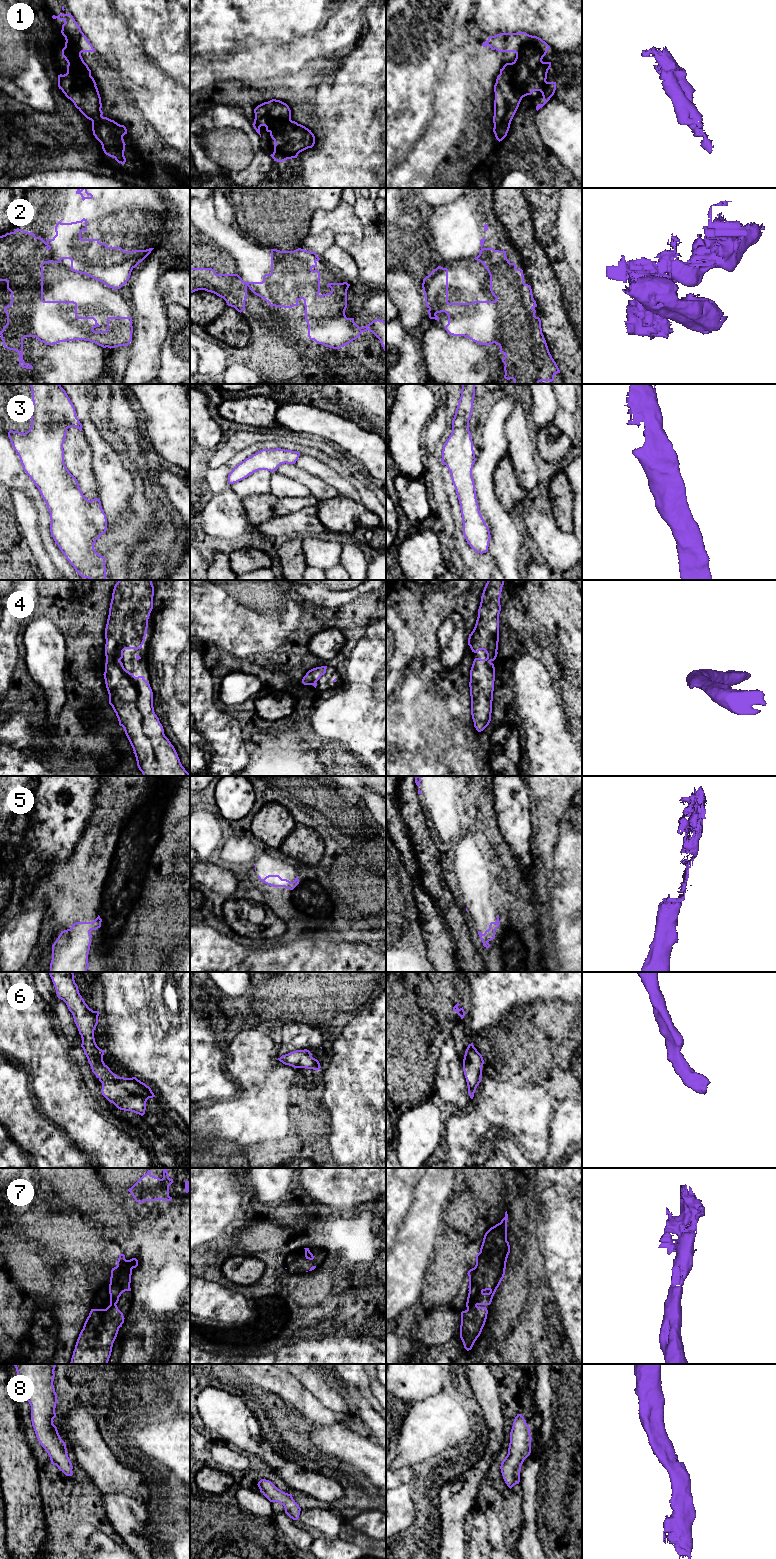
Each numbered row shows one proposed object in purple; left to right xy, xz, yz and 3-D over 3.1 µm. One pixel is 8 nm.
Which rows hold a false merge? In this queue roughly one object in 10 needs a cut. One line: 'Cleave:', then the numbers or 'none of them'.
Cleave: 2

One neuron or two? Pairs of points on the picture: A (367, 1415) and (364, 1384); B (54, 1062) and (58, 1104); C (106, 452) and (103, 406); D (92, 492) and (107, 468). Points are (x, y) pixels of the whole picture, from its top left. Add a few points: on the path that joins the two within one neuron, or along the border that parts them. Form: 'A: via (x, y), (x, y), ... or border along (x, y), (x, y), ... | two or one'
A: border along (348, 1381), (375, 1411) | two
B: via (54, 1072), (58, 1094) | one
C: border along (94, 420), (94, 425), (99, 434), (122, 457) | two
D: border along (91, 462), (100, 498) | two

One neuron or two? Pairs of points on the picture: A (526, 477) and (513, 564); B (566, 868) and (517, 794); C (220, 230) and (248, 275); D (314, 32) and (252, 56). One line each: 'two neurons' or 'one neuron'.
A: two neurons
B: two neurons
C: one neuron
D: one neuron

